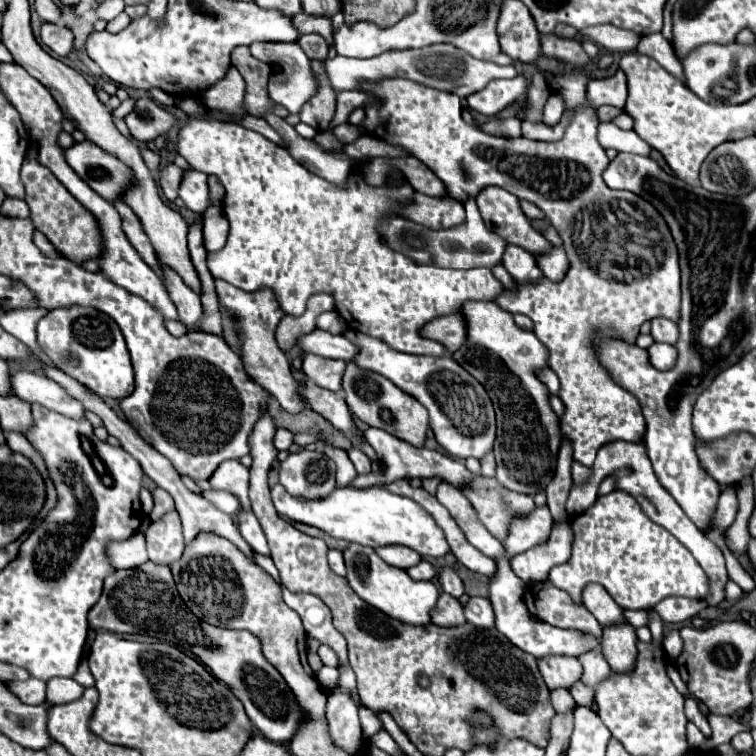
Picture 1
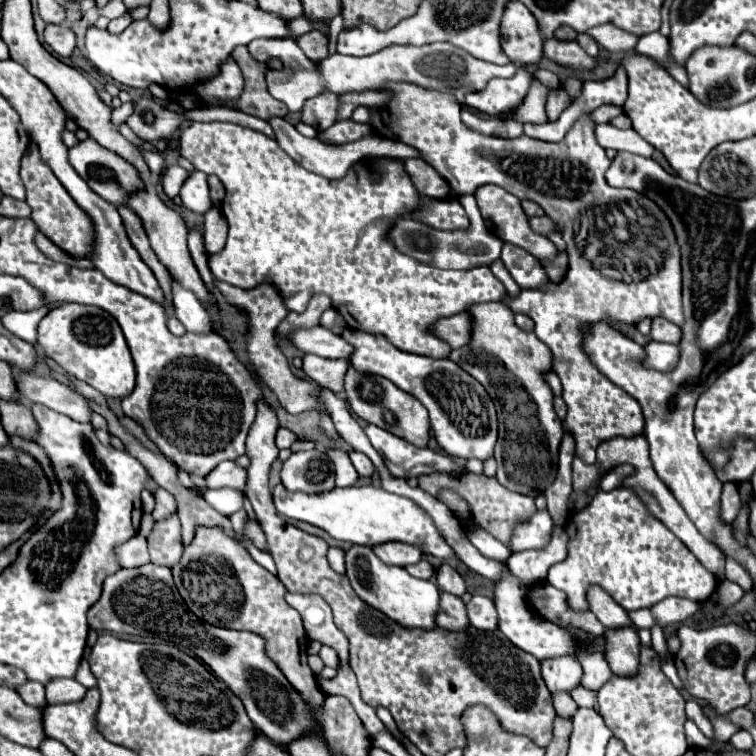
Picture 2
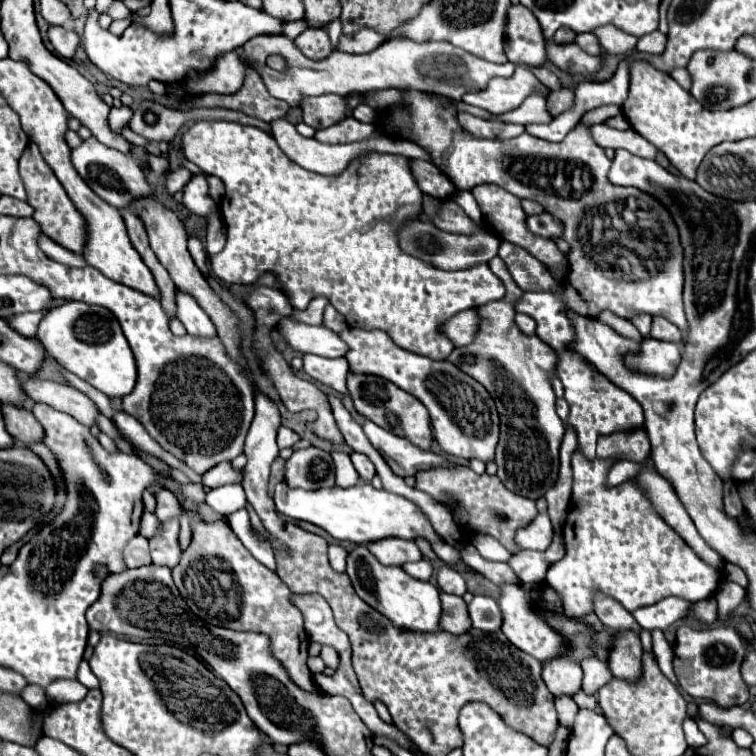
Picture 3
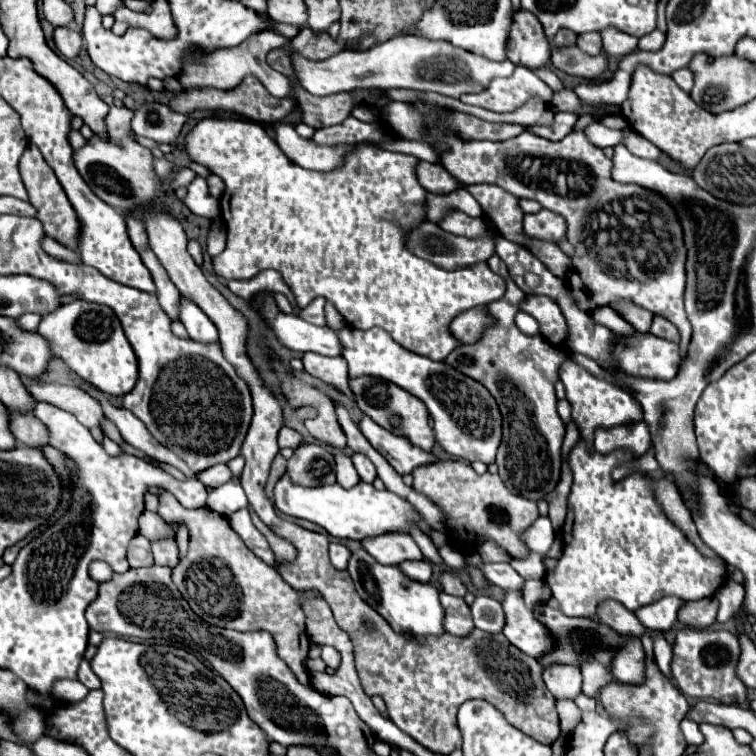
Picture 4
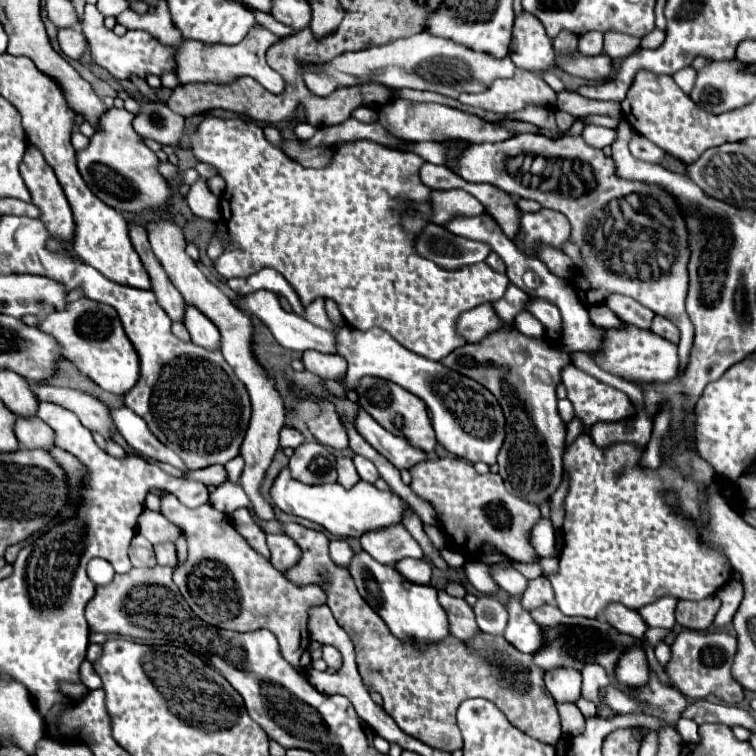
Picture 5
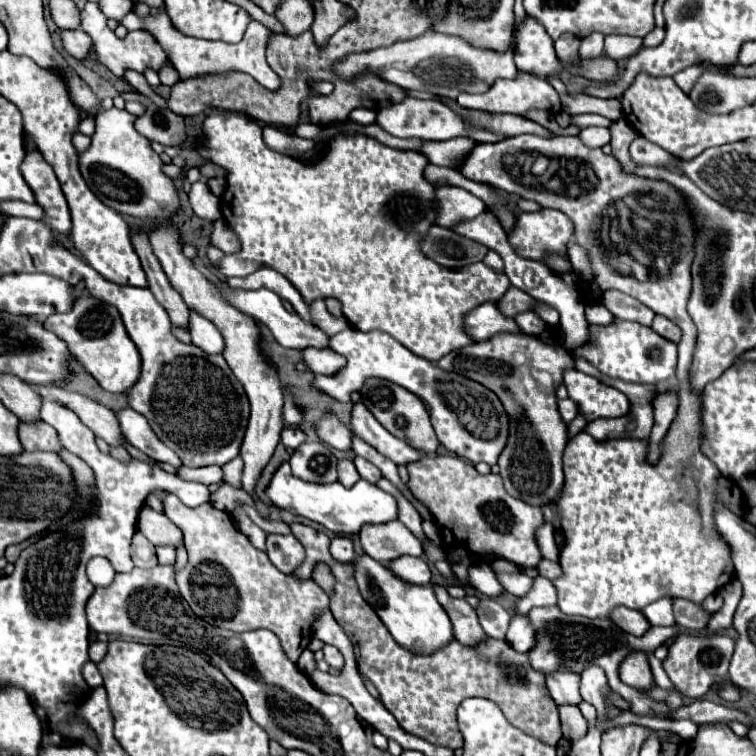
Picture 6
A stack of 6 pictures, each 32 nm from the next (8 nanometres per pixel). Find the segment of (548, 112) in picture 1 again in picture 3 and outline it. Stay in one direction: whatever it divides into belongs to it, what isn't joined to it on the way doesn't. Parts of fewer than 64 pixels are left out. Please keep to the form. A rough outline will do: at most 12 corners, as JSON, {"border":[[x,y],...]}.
{"border":[[570,88],[550,92],[550,114],[556,116],[574,108]]}

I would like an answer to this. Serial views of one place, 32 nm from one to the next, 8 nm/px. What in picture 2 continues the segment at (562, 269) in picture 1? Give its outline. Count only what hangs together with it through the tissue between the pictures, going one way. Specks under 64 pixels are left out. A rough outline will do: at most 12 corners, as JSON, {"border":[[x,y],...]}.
{"border":[[560,252],[556,260],[542,262],[550,280],[560,282],[568,268],[568,258]]}

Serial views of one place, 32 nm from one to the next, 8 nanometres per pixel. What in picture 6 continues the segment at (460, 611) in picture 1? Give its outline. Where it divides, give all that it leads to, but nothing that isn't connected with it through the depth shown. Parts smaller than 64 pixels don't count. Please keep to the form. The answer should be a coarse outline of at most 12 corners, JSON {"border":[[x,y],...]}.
{"border":[[432,586],[448,612],[454,636],[474,648],[486,640],[476,610],[462,598],[452,598],[446,586]]}

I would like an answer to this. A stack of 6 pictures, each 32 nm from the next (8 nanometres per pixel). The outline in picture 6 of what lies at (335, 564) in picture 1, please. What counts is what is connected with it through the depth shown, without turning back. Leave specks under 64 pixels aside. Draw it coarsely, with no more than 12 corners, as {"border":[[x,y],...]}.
{"border":[[334,536],[330,552],[340,562],[354,560],[350,536]]}

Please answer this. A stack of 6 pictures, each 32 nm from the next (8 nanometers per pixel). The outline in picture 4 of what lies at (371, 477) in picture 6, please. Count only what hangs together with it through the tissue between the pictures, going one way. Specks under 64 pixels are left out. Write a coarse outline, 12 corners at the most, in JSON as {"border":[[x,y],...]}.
{"border":[[354,454],[352,462],[362,482],[374,482],[378,476],[366,456]]}

